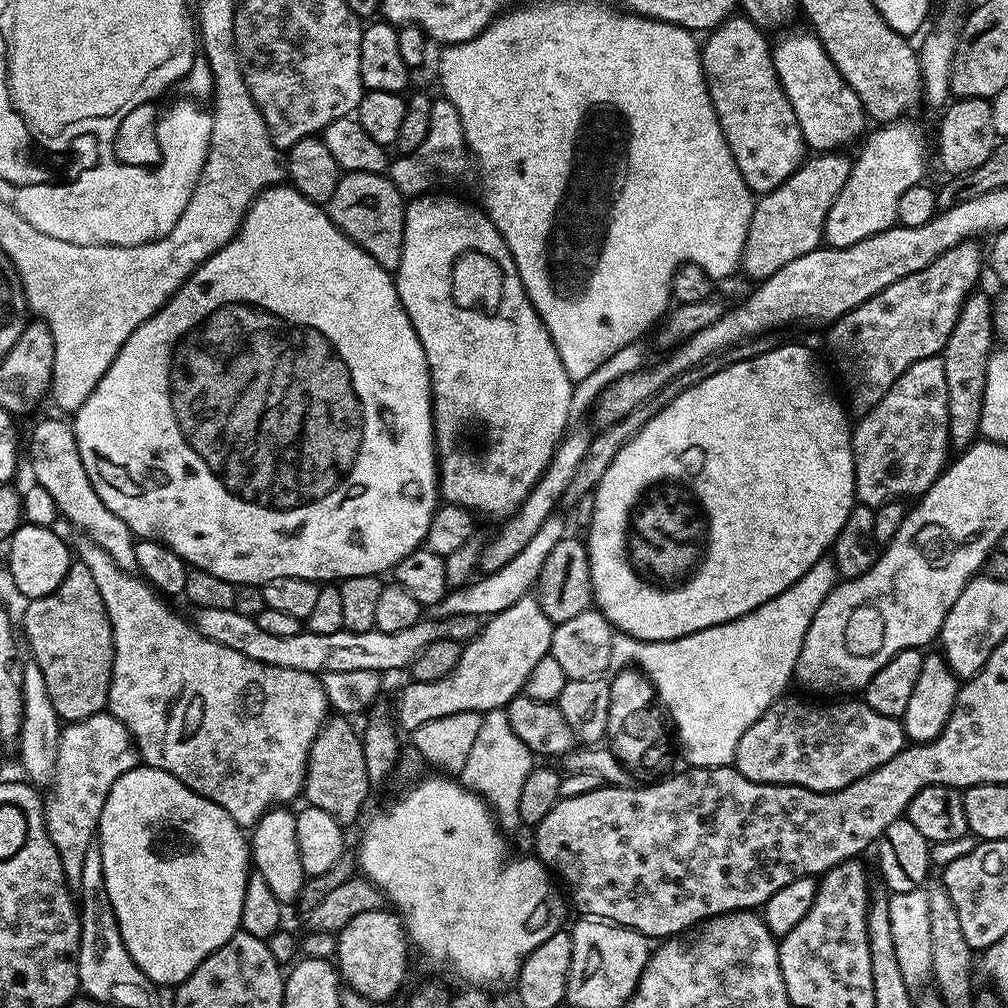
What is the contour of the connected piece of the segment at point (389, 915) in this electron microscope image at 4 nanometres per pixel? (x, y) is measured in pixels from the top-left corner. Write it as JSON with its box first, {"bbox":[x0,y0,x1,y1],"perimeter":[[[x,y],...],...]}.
{"bbox":[334,910,410,1002],"perimeter":[[[381,910],[358,914],[358,918],[342,929],[338,934],[334,960],[347,987],[367,1000],[383,1002],[403,986],[404,975],[408,972],[408,952],[410,941],[399,915],[392,910]]]}

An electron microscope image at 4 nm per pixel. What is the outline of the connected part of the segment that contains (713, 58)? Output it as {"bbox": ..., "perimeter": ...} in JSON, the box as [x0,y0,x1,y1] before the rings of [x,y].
{"bbox":[700,14,806,194],"perimeter":[[[733,14],[703,37],[700,49],[702,70],[720,129],[734,154],[734,162],[742,174],[744,183],[753,194],[772,192],[778,186],[782,186],[788,181],[790,174],[800,169],[806,159],[802,126],[798,126],[798,118],[782,90],[782,82],[772,61],[770,40],[768,44],[764,36],[767,35],[757,24],[750,22],[747,16]]]}

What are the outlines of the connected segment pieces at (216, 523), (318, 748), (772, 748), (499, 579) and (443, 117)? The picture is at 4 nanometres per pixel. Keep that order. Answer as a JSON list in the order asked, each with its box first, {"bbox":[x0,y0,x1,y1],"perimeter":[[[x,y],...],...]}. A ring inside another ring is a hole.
[{"bbox":[71,183,438,586],"perimeter":[[[287,183],[276,185],[275,188],[265,188],[255,202],[248,208],[236,237],[226,246],[219,248],[208,260],[203,260],[188,276],[188,281],[176,291],[149,320],[142,322],[130,338],[118,350],[114,362],[110,362],[110,370],[102,374],[98,386],[94,386],[92,393],[82,402],[82,406],[74,414],[71,421],[72,429],[78,442],[78,454],[82,458],[82,466],[86,466],[86,474],[90,478],[90,486],[98,490],[98,498],[132,532],[133,537],[141,540],[161,540],[174,554],[183,558],[185,564],[192,568],[201,568],[217,578],[226,578],[226,582],[237,586],[242,584],[266,585],[274,578],[306,578],[317,582],[339,582],[355,576],[380,576],[391,573],[392,568],[406,558],[415,548],[424,544],[426,534],[430,530],[430,522],[434,518],[438,507],[438,465],[436,463],[436,432],[432,428],[432,379],[428,373],[426,354],[422,350],[422,342],[402,306],[396,293],[396,282],[393,273],[387,272],[366,250],[359,248],[352,239],[343,232],[337,224],[333,224],[327,211],[321,205],[310,202],[298,189]]]},{"bbox":[302,714,370,826],"perimeter":[[[339,714],[324,721],[320,733],[308,751],[308,769],[304,772],[302,796],[311,807],[326,810],[330,818],[340,825],[349,826],[361,819],[360,811],[368,800],[370,783],[367,778],[366,761],[363,757],[361,733],[351,719]],[[360,816],[360,817],[359,817]]]},{"bbox":[734,694,906,792],"perimeter":[[[785,694],[775,700],[766,714],[762,714],[746,734],[742,734],[742,742],[738,742],[734,767],[750,778],[750,782],[789,784],[815,792],[837,792],[850,786],[850,782],[869,776],[906,747],[903,723],[897,717],[878,714],[878,710],[865,704],[863,699],[836,698],[833,704],[811,704],[792,695]]]},{"bbox":[426,514,566,620],"perimeter":[[[560,514],[548,516],[546,522],[542,522],[538,534],[534,534],[534,538],[530,538],[530,542],[526,542],[526,547],[519,554],[514,554],[514,558],[510,562],[506,562],[506,566],[502,566],[502,570],[481,575],[479,577],[481,580],[476,580],[473,584],[466,585],[465,588],[453,587],[442,598],[442,602],[438,602],[426,610],[427,619],[448,620],[453,616],[487,618],[502,614],[502,610],[510,610],[510,606],[514,606],[514,602],[529,595],[539,585],[542,566],[546,564],[546,554],[550,554],[550,550],[554,550],[554,546],[558,546],[558,542],[562,542],[564,539],[566,539],[566,532],[564,532],[563,518],[560,517]]]},{"bbox":[390,98,470,198],"perimeter":[[[445,98],[433,99],[430,110],[430,130],[426,134],[422,146],[418,150],[397,155],[390,164],[390,178],[394,186],[405,198],[427,196],[437,190],[448,190],[468,172],[470,165],[470,146],[466,142],[466,134],[462,126],[462,118],[458,118],[458,110]]]}]

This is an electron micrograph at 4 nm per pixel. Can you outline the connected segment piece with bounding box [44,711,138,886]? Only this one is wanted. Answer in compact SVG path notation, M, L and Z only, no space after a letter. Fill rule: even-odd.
M107 711L85 720L73 720L60 729L56 773L52 775L50 791L44 800L44 821L50 842L58 850L64 876L69 885L79 885L82 878L82 858L94 843L100 827L102 806L118 778L137 767L138 753L132 735L118 718Z

